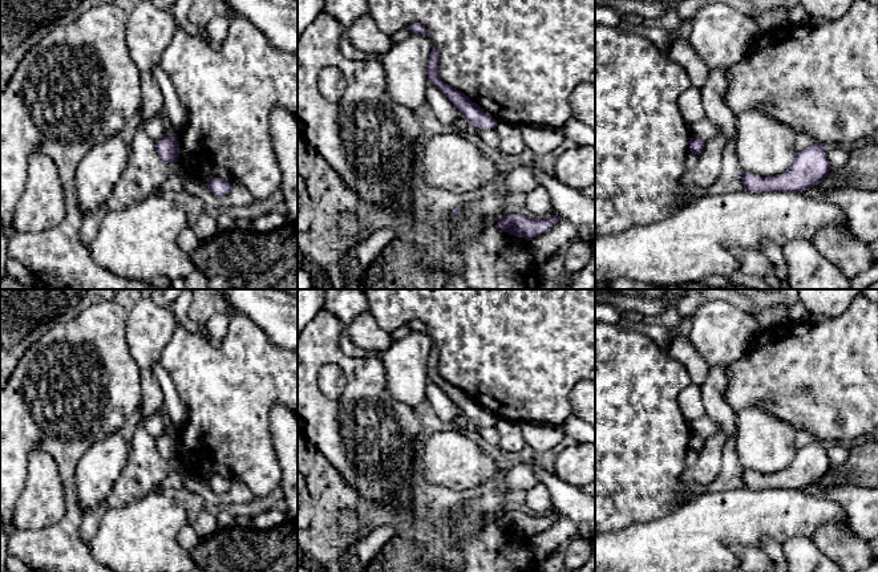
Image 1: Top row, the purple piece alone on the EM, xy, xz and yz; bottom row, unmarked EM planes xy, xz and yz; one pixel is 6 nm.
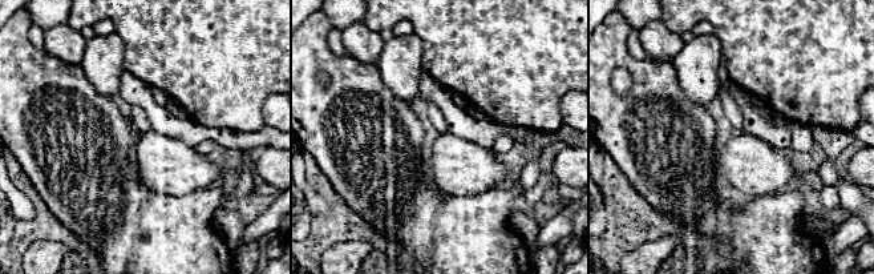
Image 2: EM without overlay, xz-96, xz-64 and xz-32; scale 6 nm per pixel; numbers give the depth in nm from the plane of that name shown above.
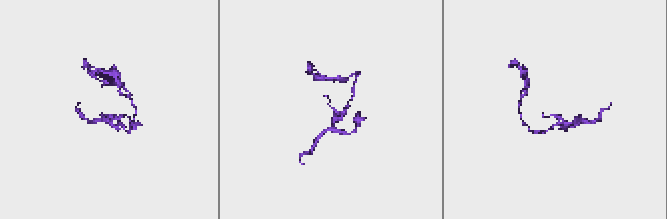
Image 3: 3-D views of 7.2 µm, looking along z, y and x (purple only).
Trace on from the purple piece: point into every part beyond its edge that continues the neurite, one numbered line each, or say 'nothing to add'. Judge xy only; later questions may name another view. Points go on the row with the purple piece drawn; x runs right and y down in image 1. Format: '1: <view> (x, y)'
nothing to add

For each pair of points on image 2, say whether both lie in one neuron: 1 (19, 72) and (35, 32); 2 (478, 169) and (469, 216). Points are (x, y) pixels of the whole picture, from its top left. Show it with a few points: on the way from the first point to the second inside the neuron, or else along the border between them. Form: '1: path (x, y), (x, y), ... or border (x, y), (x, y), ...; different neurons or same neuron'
1: border (31, 23), (29, 41), (36, 48), (44, 51); different neurons
2: border (502, 186), (477, 196), (442, 193); different neurons

